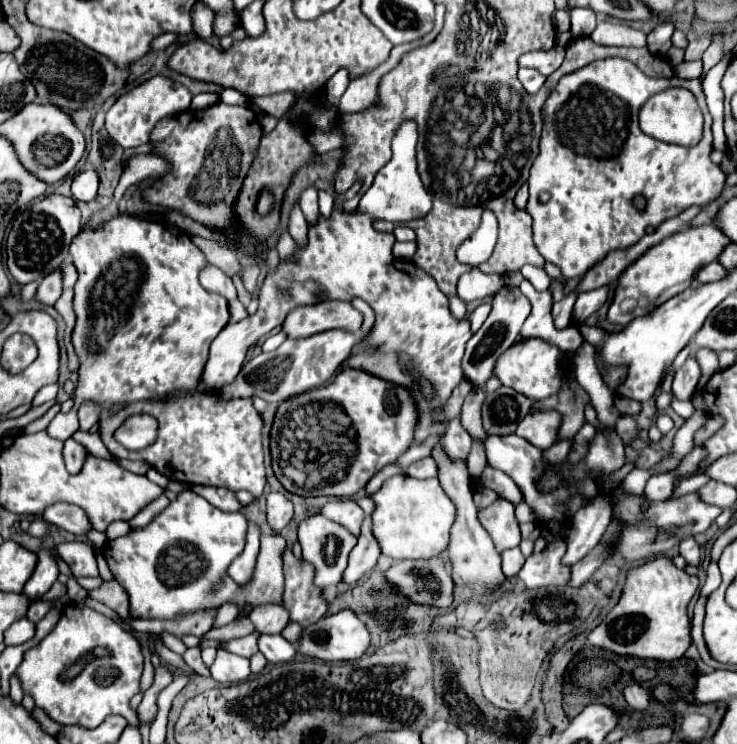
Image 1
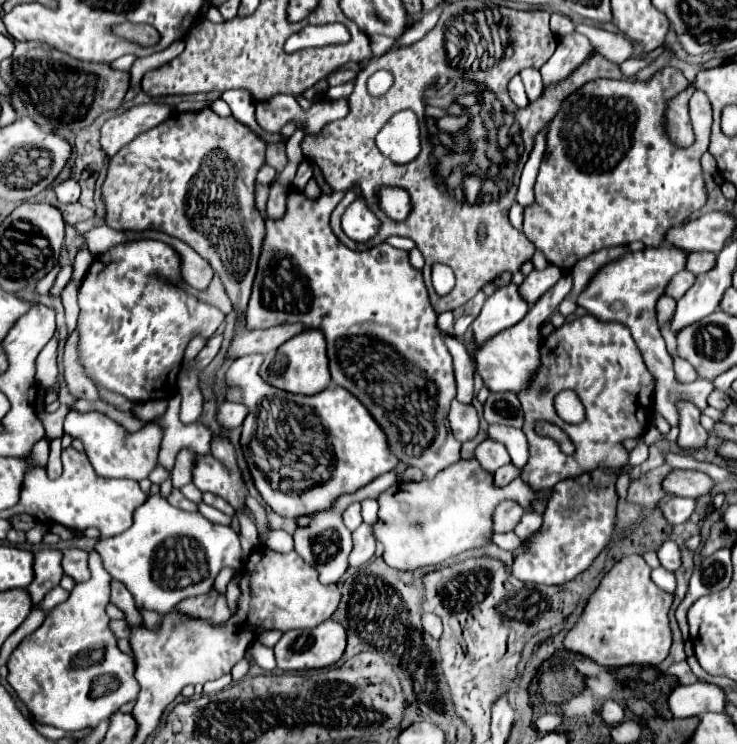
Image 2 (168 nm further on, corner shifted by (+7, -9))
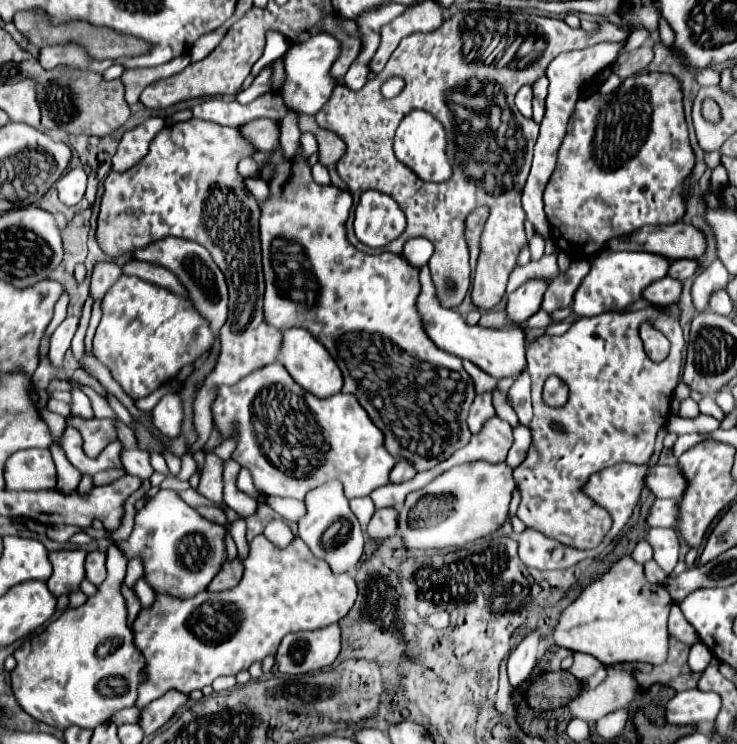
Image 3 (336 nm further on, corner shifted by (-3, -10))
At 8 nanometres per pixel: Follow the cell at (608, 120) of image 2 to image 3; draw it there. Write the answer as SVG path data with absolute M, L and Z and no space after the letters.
M648 72L646 76L626 78L620 84L620 88L610 92L610 94L602 96L600 92L592 92L588 98L578 100L576 110L574 110L574 114L570 118L570 124L568 124L568 134L566 134L562 146L560 146L560 152L558 152L556 170L554 170L550 182L544 190L544 210L546 210L548 222L552 226L552 240L554 240L556 248L562 250L564 254L568 254L570 258L592 258L592 256L600 254L602 250L606 250L606 246L612 238L628 236L634 230L640 230L642 226L648 226L648 224L674 224L674 222L680 222L682 216L686 214L684 182L692 174L694 164L696 164L696 158L694 158L694 150L692 150L690 140L688 140L688 126L686 126L686 120L684 120L682 84L676 76L664 76L660 72Z

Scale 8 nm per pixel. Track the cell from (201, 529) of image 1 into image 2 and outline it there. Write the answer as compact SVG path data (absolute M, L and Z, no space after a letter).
M150 493L148 501L144 501L144 505L136 509L132 517L132 525L116 537L98 541L96 551L102 555L104 569L116 581L122 581L128 587L128 591L134 595L136 607L152 609L162 615L174 609L174 605L186 597L208 593L222 567L238 569L244 561L240 539L230 527L216 525L206 517L202 517L200 513L188 513L178 507L172 507L162 493Z

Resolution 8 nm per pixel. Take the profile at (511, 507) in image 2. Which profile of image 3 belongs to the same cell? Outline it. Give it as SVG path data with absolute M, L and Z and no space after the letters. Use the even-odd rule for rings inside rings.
M644 308L636 312L604 312L592 318L576 320L566 334L562 336L540 336L536 338L528 350L528 374L532 378L532 404L534 418L530 422L532 444L526 460L514 470L514 480L520 490L522 502L518 506L518 518L534 530L546 532L546 536L556 538L566 546L574 546L580 550L596 548L606 532L610 530L610 516L598 504L590 502L582 492L582 484L598 470L608 466L630 462L630 464L648 464L648 458L654 452L656 436L668 422L670 402L674 388L682 376L684 351L686 343L679 319L664 314L656 308ZM649 321L660 330L670 341L671 348L668 358L660 364L652 362L642 346L638 336L638 328L642 322ZM550 374L558 374L570 388L570 398L562 408L548 408L542 402L542 386ZM552 422L560 422L566 434L552 430Z

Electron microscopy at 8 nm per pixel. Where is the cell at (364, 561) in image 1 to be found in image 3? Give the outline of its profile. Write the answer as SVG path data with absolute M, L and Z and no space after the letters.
M394 508L376 510L374 518L370 520L370 524L366 528L366 538L374 540L374 542L382 542L382 540L394 536L396 530L398 530L396 516L398 516L398 512Z

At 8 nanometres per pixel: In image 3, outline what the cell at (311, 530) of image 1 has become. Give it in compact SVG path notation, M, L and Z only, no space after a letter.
M328 482L318 486L306 494L306 510L308 514L298 522L298 536L308 544L312 554L320 560L326 560L334 574L350 572L358 566L362 548L364 548L364 534L354 518L354 512L344 498L340 482Z

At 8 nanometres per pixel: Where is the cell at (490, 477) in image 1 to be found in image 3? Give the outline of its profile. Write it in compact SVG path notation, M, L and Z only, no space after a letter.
M520 424L518 428L514 428L514 444L512 444L510 454L506 458L506 464L512 470L518 468L520 462L524 462L524 458L528 454L528 446L530 446L530 428L526 428L526 426Z

